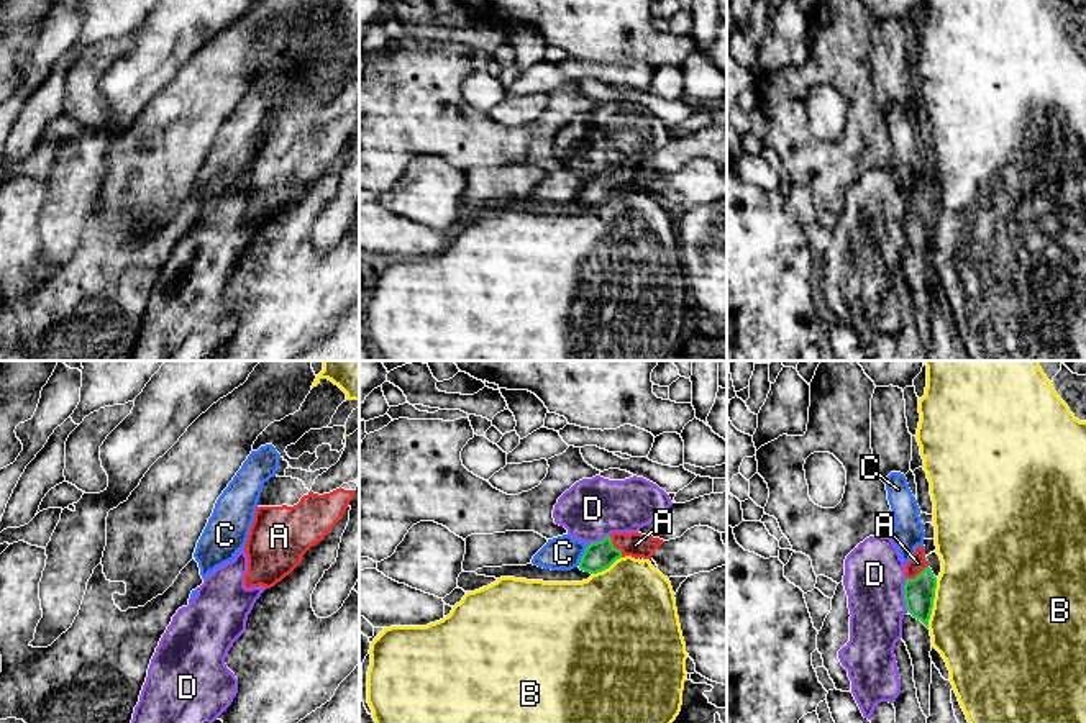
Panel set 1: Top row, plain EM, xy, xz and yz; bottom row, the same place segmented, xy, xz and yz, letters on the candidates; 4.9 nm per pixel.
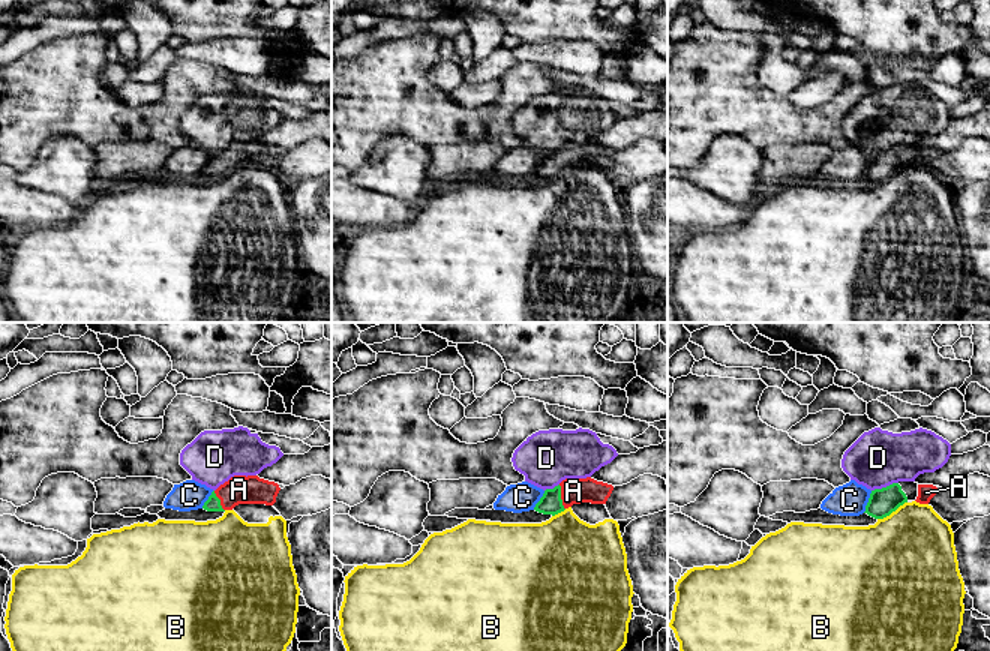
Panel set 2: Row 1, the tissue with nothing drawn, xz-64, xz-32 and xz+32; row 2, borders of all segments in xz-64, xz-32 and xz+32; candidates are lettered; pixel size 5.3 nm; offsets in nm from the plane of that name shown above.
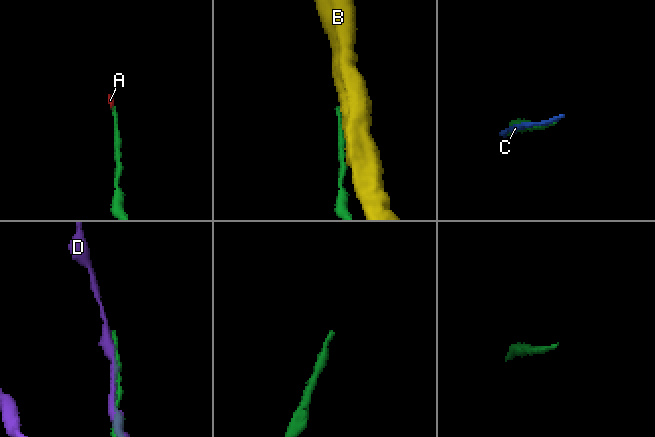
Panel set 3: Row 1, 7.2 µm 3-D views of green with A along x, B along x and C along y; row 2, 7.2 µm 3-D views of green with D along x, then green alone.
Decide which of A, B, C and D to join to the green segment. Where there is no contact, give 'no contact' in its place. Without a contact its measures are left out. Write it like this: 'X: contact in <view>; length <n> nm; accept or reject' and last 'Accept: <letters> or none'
A: contact in xz; length 120 nm; accept
B: contact in yz; length 240 nm; reject
C: contact in xz; length 120 nm; reject
D: contact in yz; length 160 nm; reject
Accept: A

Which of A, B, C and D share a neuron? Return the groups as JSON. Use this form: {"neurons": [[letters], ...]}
{"neurons": [["A"], ["B"], ["C"], ["D"]]}

